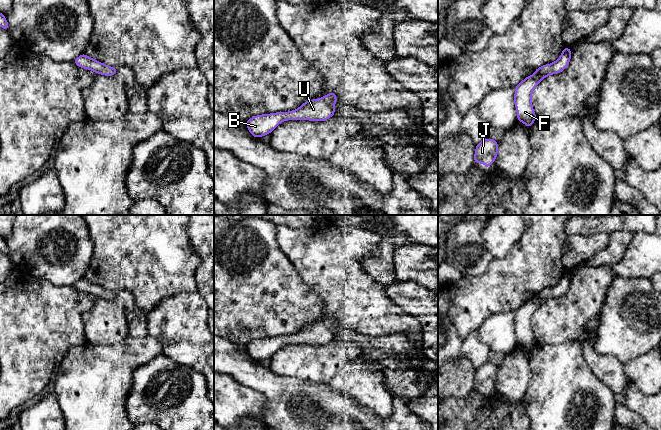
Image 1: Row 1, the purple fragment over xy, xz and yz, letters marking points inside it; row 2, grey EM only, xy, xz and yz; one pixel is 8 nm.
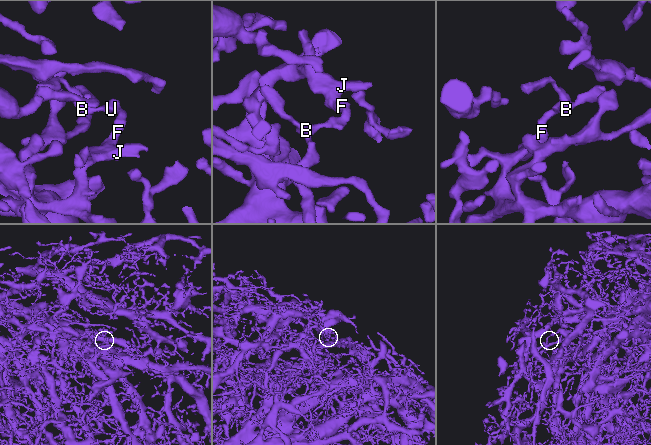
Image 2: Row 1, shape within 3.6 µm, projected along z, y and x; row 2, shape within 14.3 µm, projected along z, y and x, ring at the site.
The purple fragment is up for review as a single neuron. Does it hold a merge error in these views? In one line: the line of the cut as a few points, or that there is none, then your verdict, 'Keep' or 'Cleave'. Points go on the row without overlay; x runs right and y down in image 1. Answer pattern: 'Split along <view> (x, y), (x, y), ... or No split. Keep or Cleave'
No split. Keep

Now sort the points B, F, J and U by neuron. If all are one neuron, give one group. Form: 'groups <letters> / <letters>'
groups B F J U

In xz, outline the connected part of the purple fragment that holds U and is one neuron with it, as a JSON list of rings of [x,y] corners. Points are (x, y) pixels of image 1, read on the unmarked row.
[[[330,316],[323,322],[304,326],[296,334],[256,339],[247,344],[245,347],[252,360],[261,362],[266,358],[270,358],[275,351],[286,344],[328,344],[336,337],[333,332],[336,326],[337,320],[334,316]]]

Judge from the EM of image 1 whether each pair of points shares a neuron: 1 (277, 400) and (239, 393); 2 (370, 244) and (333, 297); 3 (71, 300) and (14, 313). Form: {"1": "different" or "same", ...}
{"1": "different", "2": "same", "3": "same"}

